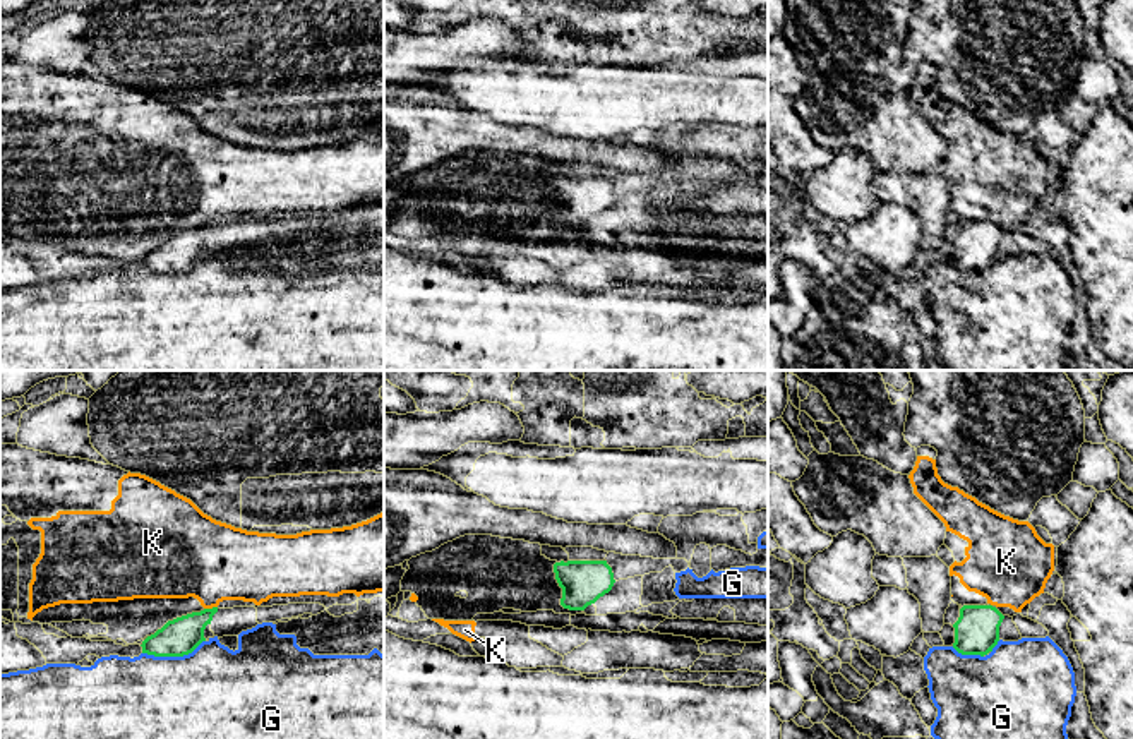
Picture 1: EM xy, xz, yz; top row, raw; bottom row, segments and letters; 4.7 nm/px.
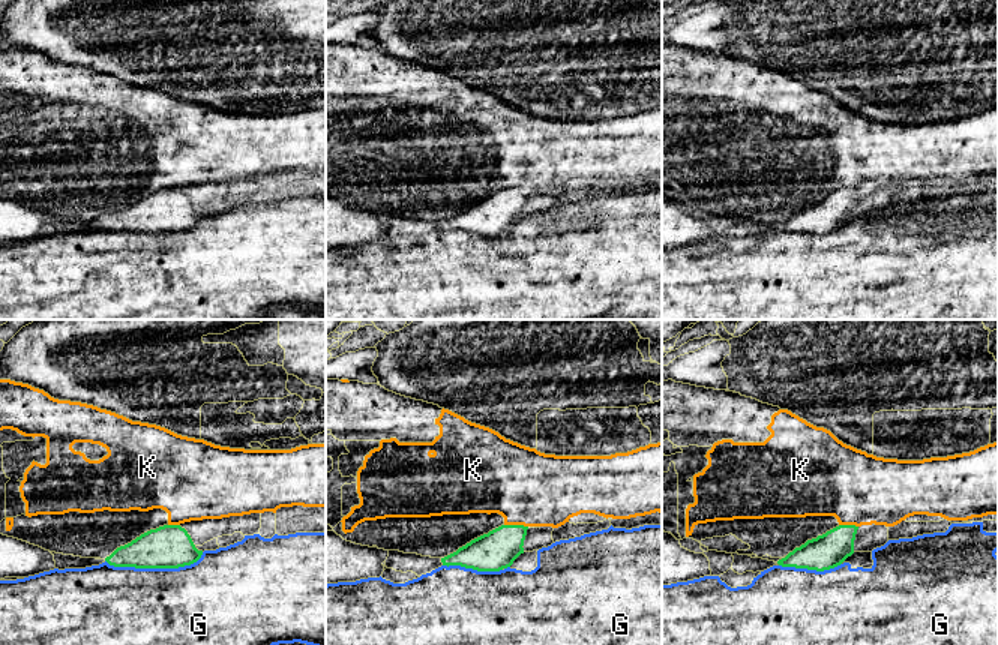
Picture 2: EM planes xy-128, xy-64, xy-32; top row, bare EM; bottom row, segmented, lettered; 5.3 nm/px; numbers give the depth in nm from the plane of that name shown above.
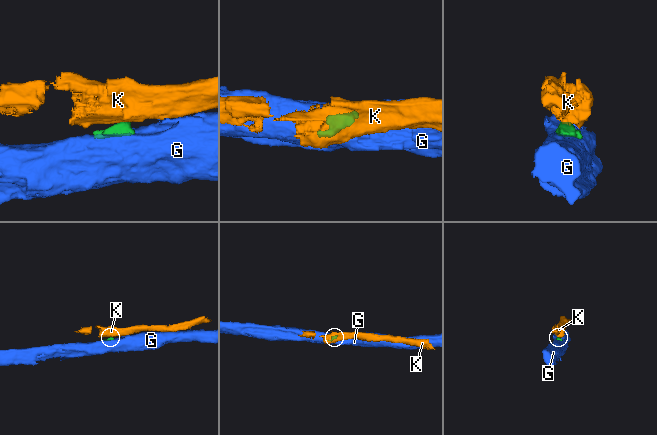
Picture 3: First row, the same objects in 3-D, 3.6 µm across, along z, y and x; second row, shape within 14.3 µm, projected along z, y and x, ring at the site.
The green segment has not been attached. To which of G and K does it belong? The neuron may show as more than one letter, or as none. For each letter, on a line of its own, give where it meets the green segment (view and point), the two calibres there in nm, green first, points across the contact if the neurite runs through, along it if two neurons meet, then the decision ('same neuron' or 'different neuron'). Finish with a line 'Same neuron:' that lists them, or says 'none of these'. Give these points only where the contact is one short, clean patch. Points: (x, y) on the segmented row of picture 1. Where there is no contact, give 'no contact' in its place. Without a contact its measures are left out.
G: meets green in xy at (173, 655); 180 nm thick on the green side, 420 nm on the other; different neuron
K: meets green in xy at (209, 609); 180 nm thick on the green side, 380 nm on the other; same neuron
Same neuron: K

